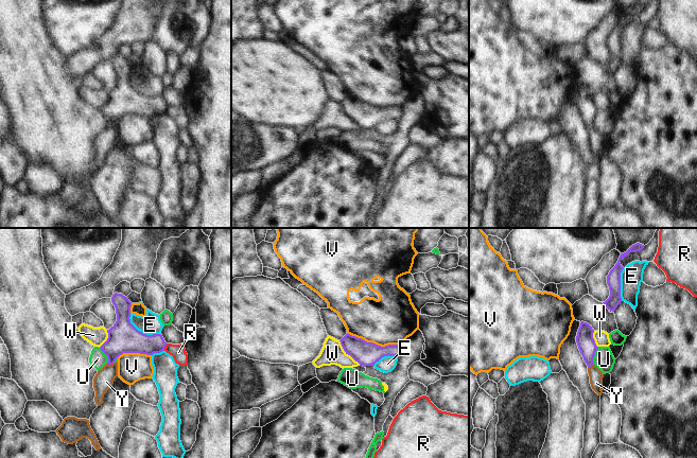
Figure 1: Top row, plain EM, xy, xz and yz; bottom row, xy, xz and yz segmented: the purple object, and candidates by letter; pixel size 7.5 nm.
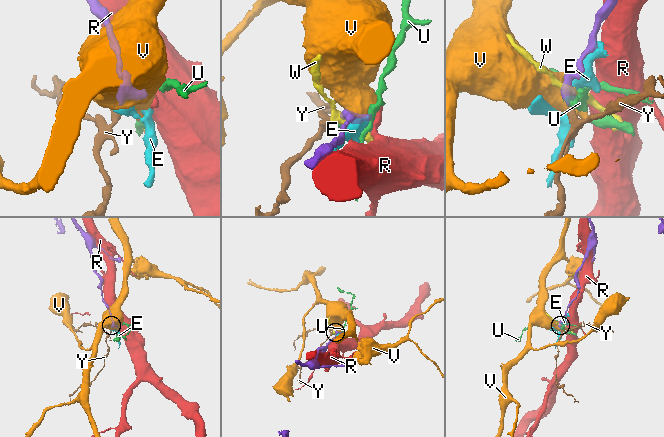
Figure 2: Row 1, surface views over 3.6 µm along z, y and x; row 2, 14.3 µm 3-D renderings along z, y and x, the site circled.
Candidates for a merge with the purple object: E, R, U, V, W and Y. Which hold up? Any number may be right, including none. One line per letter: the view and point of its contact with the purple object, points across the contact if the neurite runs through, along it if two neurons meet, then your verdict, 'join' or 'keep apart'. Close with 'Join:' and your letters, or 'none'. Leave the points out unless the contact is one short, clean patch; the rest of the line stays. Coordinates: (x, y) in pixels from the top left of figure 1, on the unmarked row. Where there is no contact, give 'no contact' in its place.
E: xy (139, 93) | along xy (129, 75), (129, 84), (138, 92), (146, 97), (159, 97) | keep apart
R: xy (164, 109) | keep apart
U: yz (594, 117) | along yz (598, 109), (593, 126) | keep apart
V: xz (372, 105) | keep apart
W: xz (347, 116) | along xz (338, 103), (342, 110), (360, 127) | keep apart
Y: xy (109, 126) | across xy (123, 100), (112, 110), (109, 126), (109, 135), (104, 141) | join
Join: Y

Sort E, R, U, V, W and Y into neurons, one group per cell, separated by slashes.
E / R / U / V / W / Y

